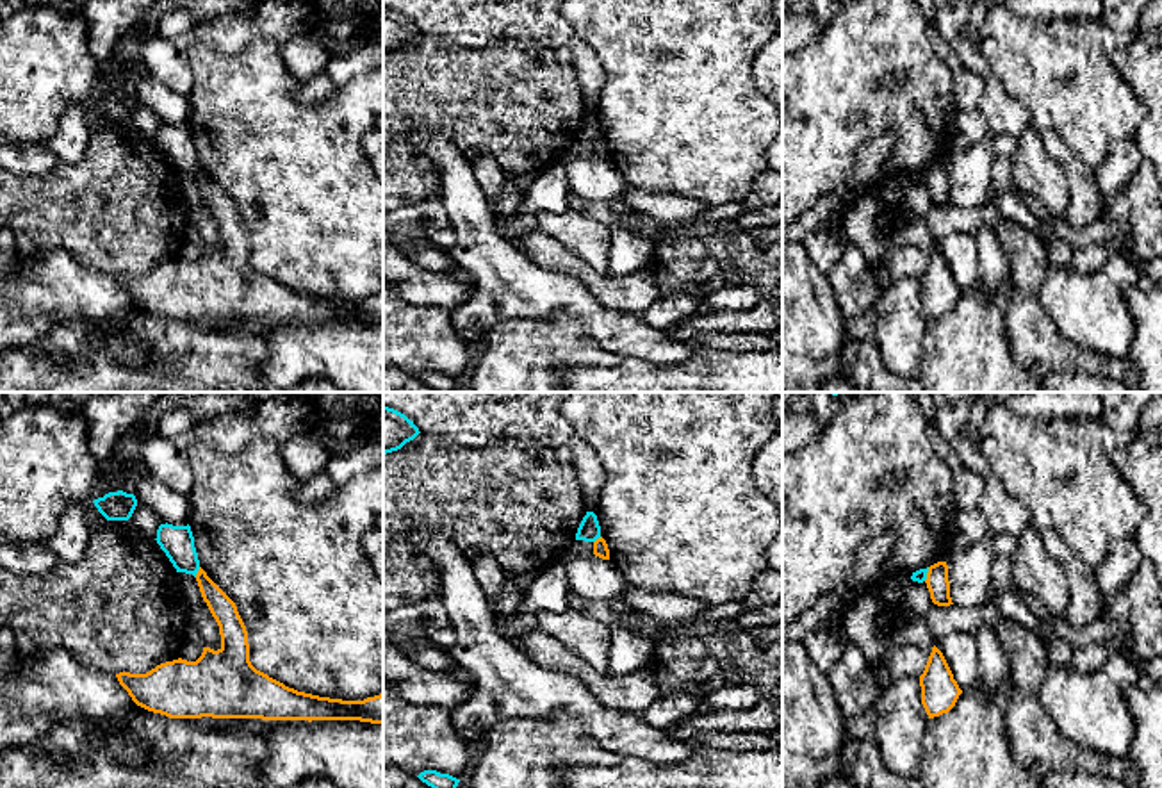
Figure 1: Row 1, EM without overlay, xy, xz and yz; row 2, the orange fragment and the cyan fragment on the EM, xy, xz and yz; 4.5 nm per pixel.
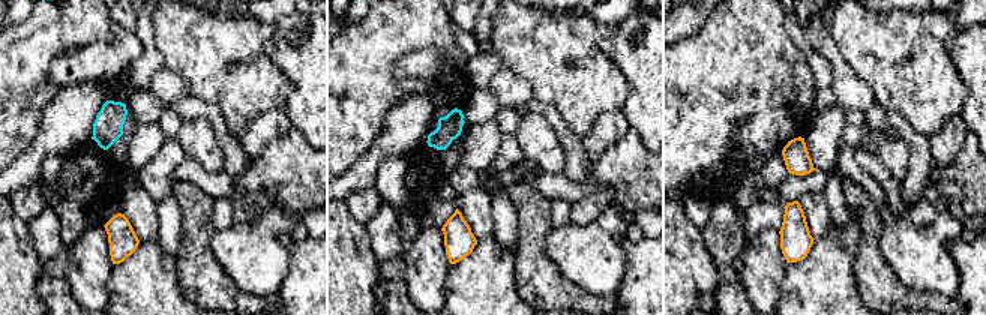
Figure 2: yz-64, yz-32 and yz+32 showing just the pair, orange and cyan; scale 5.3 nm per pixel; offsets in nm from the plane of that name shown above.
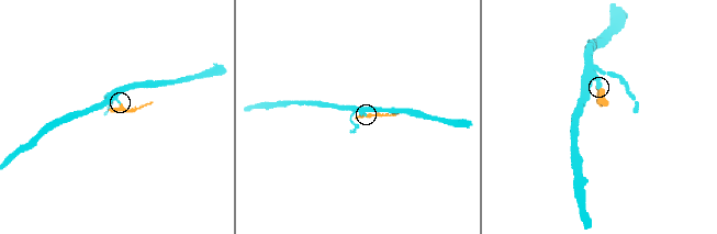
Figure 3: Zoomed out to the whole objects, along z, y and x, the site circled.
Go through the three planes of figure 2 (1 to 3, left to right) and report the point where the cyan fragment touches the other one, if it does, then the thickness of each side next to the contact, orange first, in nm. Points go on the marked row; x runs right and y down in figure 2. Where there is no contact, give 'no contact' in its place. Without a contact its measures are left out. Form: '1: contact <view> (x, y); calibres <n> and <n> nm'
1: no contact
2: no contact
3: no contact

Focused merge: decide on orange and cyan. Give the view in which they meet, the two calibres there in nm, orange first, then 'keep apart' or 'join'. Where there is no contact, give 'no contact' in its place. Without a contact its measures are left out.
xy | 110/150 nm | keep apart

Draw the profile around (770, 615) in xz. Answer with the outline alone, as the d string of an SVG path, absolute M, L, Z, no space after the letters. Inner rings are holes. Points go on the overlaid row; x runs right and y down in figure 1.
M782 601L768 608L741 612L736 619L736 624L738 629L768 628L773 624L782 624Z

